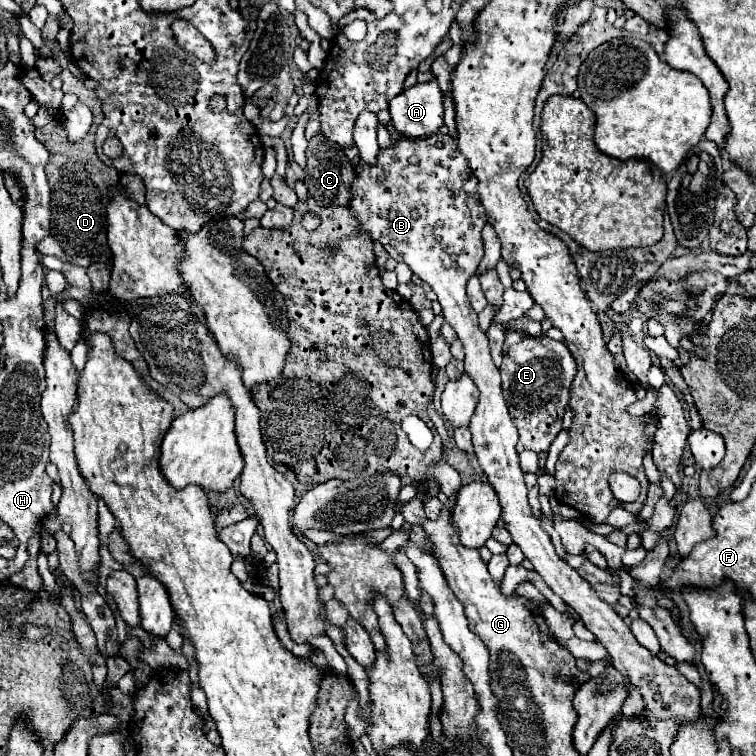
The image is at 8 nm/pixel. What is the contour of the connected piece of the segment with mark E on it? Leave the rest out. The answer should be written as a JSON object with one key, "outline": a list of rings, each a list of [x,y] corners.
{"outline":[[[506,330],[502,356],[502,392],[520,436],[516,450],[532,450],[536,454],[548,452],[550,444],[562,430],[562,416],[570,400],[572,380],[576,376],[576,360],[564,342],[550,340],[546,334],[534,338],[522,330]]]}

